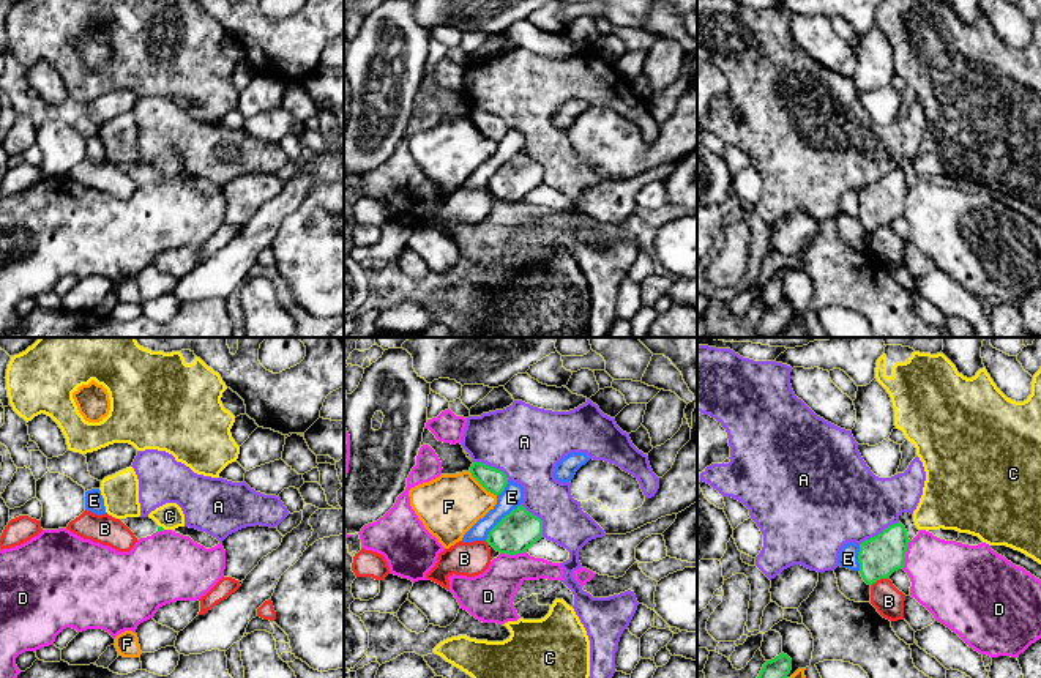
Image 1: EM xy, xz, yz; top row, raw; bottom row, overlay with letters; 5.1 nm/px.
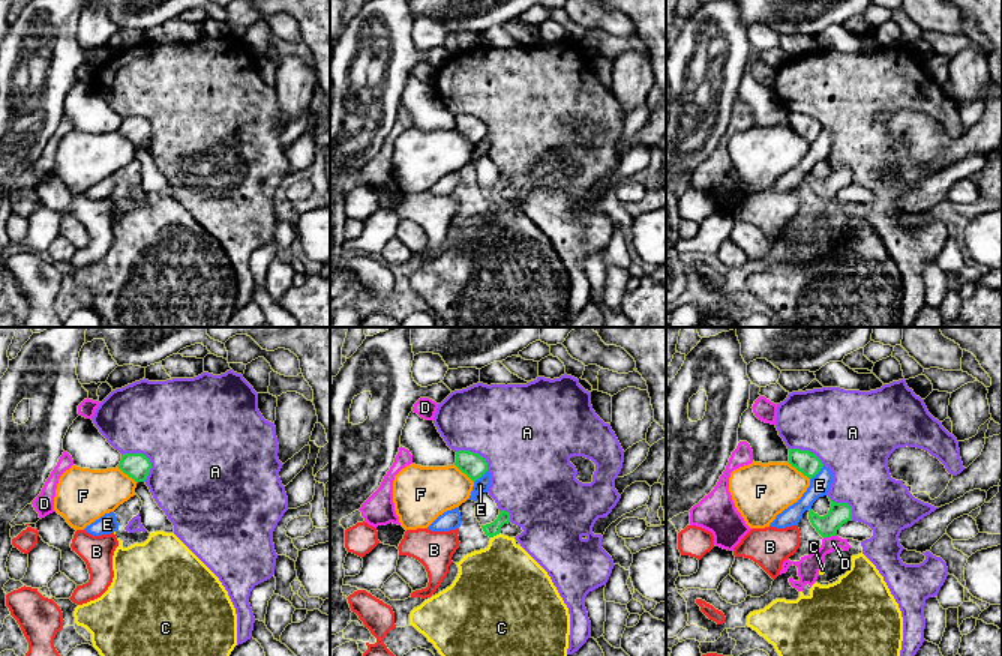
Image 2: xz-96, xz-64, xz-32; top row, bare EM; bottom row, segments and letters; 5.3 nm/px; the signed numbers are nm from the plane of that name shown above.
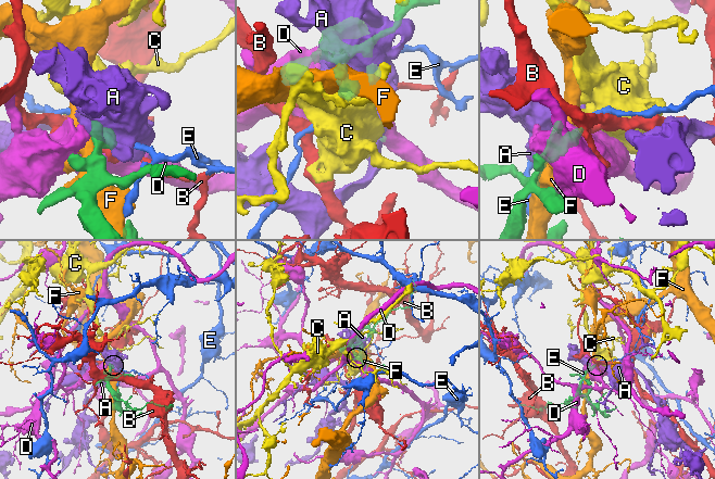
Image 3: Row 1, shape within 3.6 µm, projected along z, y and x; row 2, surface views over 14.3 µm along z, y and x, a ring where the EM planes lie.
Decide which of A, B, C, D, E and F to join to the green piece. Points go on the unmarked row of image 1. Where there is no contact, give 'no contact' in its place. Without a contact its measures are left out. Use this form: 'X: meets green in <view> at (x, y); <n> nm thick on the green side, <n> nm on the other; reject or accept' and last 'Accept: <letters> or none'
A: meets green in yz at (879, 180); 220 nm thick on the green side, 420 nm on the other; reject
B: meets green in yz at (879, 226); 220 nm thick on the green side, 150 nm on the other; reject
C: meets green in xy at (161, 174); 30 nm thick on the green side, 140 nm on the other; accept
D: meets green in yz at (904, 202); 220 nm thick on the green side, 380 nm on the other; reject
E: meets green in xz at (500, 167); 200 nm thick on the green side, 110 nm on the other; reject
F: meets green in xz at (483, 133); 120 nm thick on the green side, 320 nm on the other; reject
Accept: C

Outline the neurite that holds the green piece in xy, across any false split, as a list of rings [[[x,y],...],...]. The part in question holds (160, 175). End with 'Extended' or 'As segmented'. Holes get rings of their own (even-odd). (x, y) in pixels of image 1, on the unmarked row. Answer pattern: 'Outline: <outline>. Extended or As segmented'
Outline: [[[166,150],[148,161],[159,173],[158,178],[185,173],[185,161],[177,150]]]. Extended

